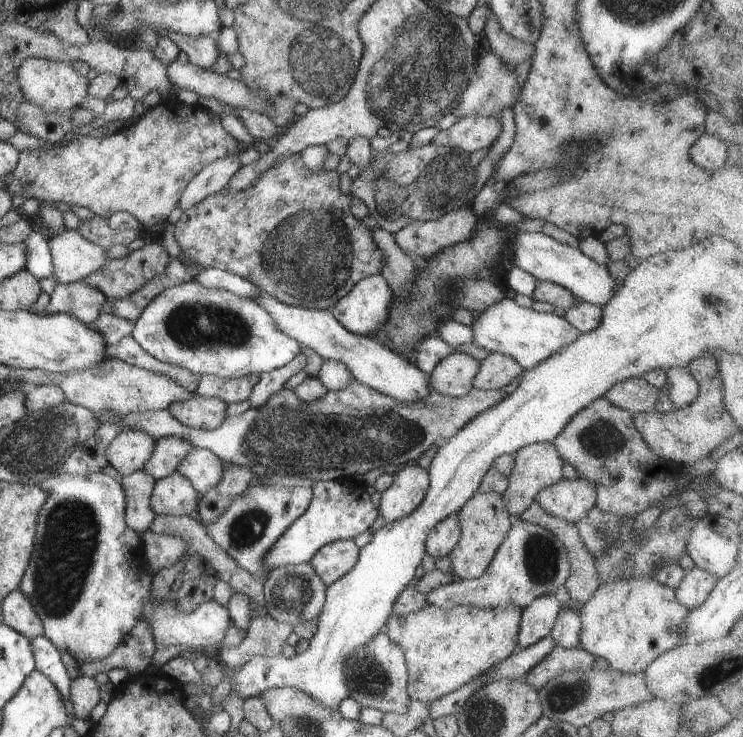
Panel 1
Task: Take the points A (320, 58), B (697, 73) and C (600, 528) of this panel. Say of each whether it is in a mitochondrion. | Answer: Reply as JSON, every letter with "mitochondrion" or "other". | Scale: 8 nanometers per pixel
{"A":"mitochondrion","B":"other","C":"mitochondrion"}

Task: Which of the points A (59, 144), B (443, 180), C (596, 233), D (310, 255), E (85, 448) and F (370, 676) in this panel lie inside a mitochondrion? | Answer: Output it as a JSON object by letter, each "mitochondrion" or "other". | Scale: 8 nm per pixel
{"A":"other","B":"mitochondrion","C":"other","D":"mitochondrion","E":"mitochondrion","F":"mitochondrion"}

